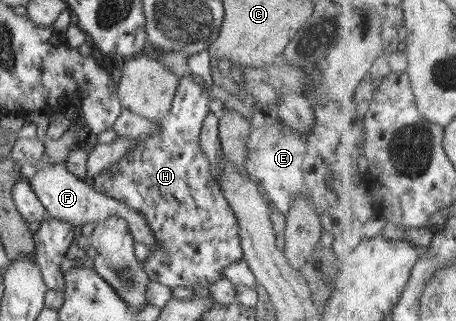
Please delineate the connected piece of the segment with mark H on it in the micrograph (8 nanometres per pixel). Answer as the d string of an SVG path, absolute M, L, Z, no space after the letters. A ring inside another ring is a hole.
M187 72L187 75L179 79L171 110L159 120L158 130L145 139L133 140L126 157L106 168L104 172L107 175L97 175L93 188L100 193L107 192L108 197L112 196L141 214L155 233L160 248L150 250L151 255L144 262L144 271L149 280L167 285L171 290L173 287L193 290L195 284L208 288L211 282L223 278L221 271L242 258L244 252L240 245L238 220L222 195L219 184L210 175L209 159L205 156L202 145L199 145L198 134L210 112L209 105L213 97L204 86L195 82L193 74Z

